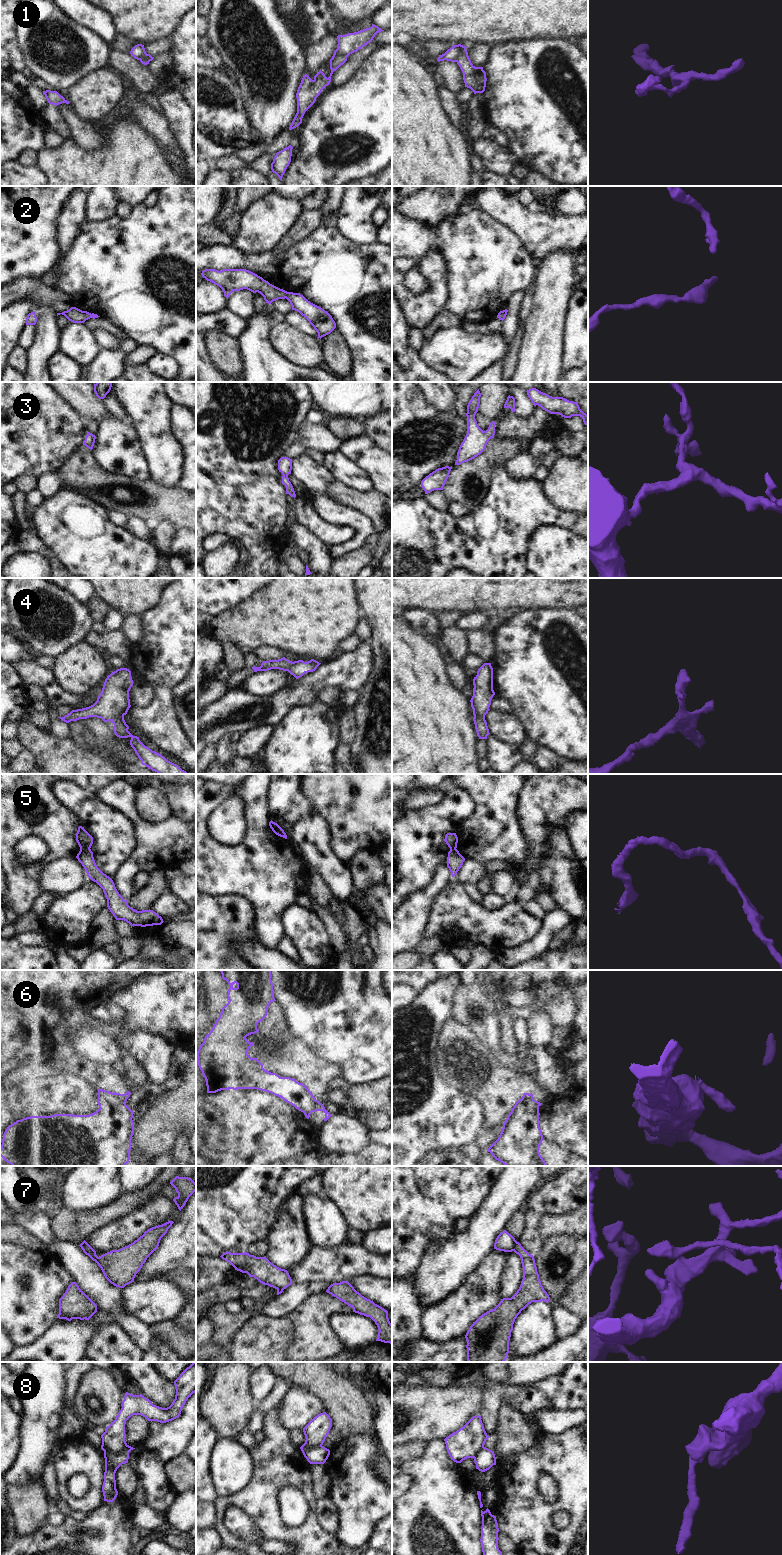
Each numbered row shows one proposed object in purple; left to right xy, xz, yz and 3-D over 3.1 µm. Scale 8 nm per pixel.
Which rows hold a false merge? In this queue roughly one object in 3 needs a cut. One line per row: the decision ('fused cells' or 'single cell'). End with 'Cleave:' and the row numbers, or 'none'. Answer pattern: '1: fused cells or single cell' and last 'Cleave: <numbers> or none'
1: fused cells
2: single cell
3: single cell
4: single cell
5: fused cells
6: fused cells
7: fused cells
8: fused cells
Cleave: 1, 5, 6, 7, 8

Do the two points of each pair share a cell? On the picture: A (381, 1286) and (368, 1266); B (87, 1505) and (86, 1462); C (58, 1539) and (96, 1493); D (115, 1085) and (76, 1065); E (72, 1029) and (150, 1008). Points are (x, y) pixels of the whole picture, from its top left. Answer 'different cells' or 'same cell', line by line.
A: different cells
B: same cell
C: different cells
D: same cell
E: same cell

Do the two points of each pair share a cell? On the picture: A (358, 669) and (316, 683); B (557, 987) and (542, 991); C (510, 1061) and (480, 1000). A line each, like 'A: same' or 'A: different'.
A: same
B: same
C: same

